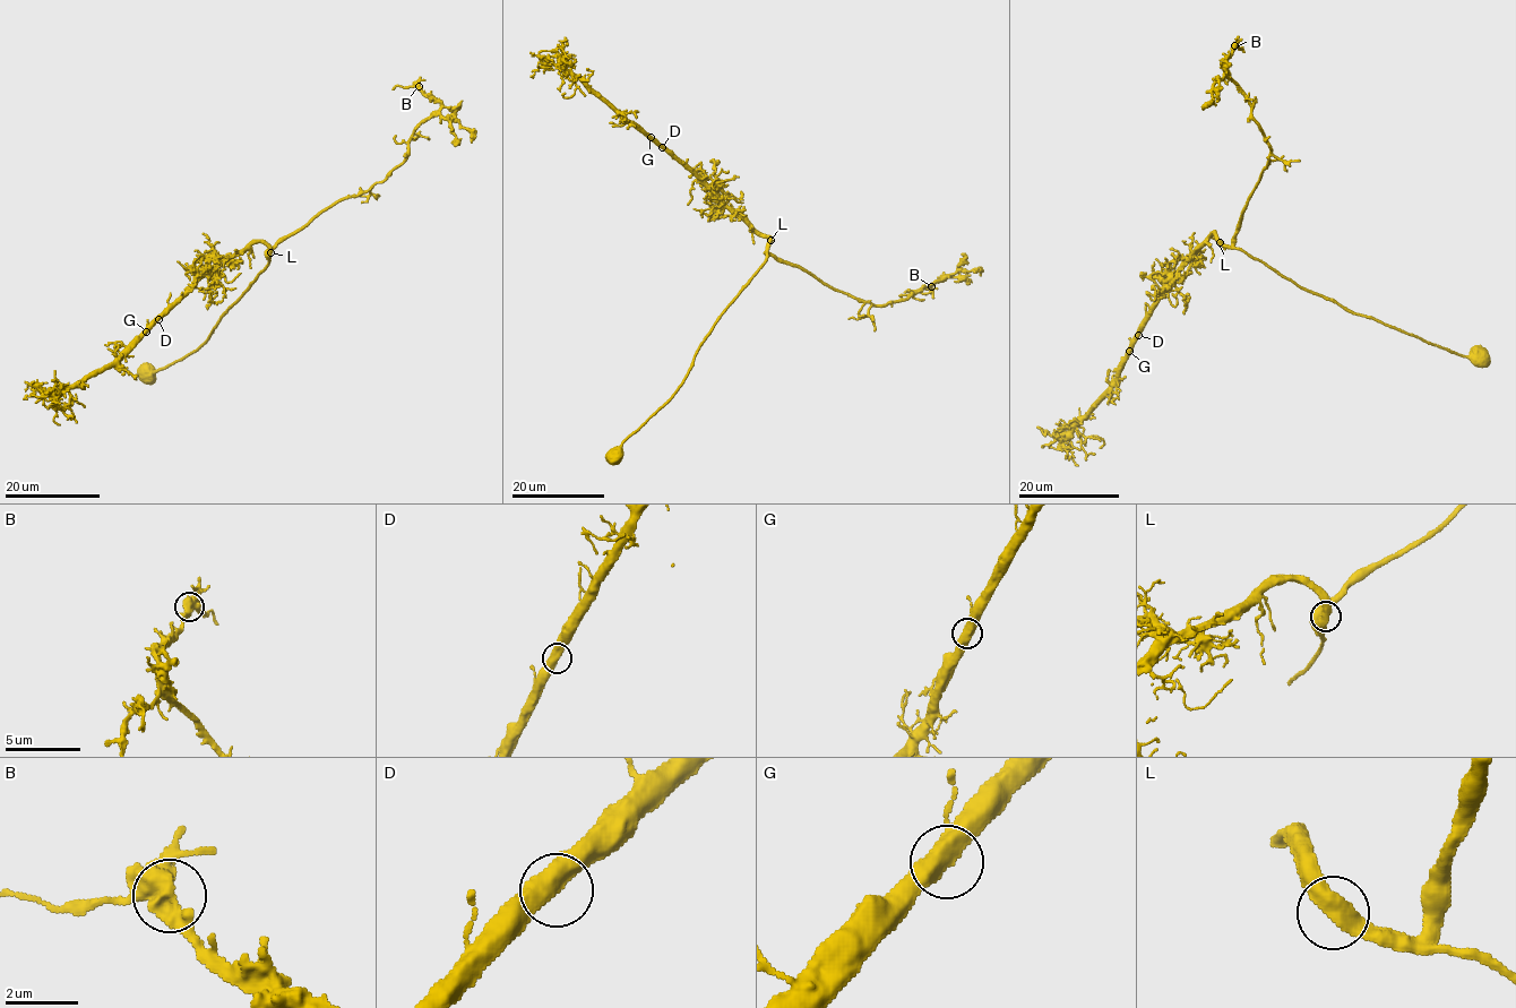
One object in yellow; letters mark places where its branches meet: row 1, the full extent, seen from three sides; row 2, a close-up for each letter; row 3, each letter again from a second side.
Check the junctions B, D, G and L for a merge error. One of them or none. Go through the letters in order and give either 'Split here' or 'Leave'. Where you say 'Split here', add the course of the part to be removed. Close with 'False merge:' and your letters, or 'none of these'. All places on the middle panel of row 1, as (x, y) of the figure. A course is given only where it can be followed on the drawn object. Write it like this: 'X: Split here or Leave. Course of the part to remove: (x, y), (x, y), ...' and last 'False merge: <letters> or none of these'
B: Leave
D: Leave
G: Leave
L: Leave
False merge: none of these

